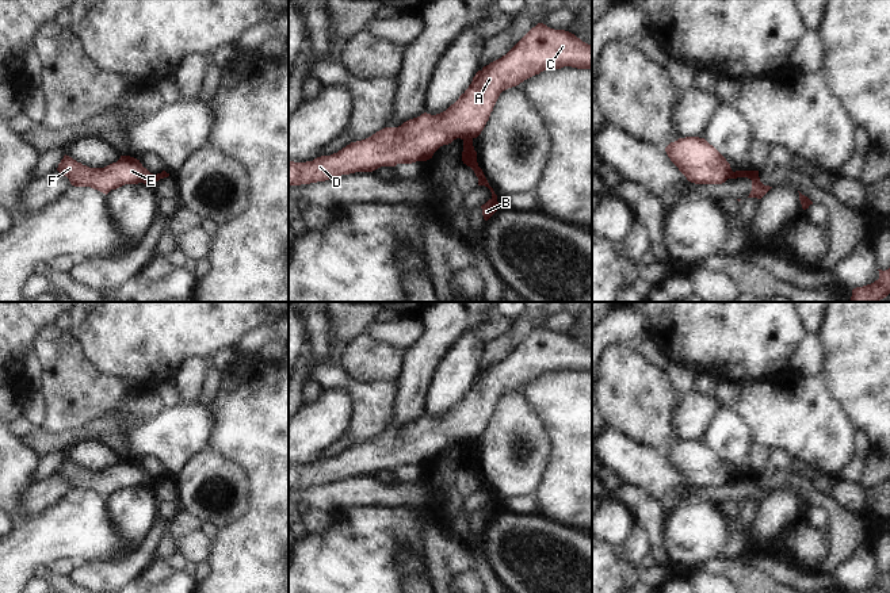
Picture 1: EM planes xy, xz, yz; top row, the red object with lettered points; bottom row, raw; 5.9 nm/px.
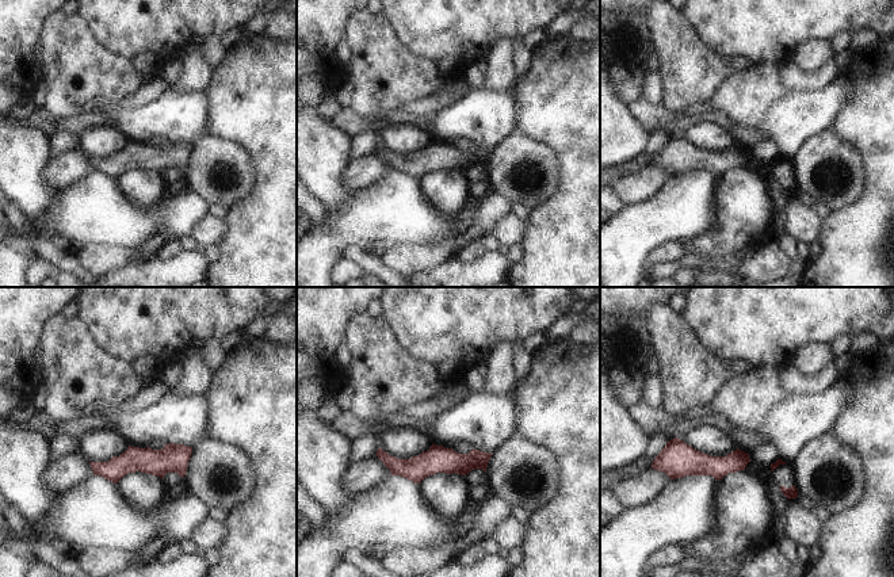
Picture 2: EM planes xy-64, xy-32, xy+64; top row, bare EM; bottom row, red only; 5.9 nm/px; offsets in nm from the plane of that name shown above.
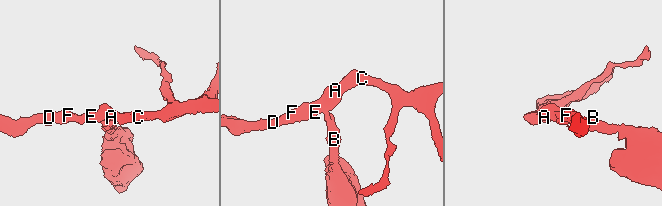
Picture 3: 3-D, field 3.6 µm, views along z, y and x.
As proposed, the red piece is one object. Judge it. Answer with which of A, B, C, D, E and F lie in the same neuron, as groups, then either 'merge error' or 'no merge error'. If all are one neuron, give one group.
A C D E F / B; merge error

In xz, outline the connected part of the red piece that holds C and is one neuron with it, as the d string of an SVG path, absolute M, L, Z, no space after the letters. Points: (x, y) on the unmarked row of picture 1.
M538 326L505 359L478 374L469 391L446 414L436 418L424 416L398 431L385 431L366 443L351 445L331 459L321 459L306 466L289 464L289 489L325 485L355 475L373 475L381 470L427 464L440 449L448 448L457 441L477 441L503 394L516 390L546 372L564 370L592 372L592 349L569 334L554 333Z

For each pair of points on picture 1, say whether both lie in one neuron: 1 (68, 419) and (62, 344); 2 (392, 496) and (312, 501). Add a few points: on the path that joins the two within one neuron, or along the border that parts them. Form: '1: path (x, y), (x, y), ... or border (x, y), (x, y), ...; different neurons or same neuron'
1: path (68, 400), (68, 375), (64, 363); same neuron
2: path (371, 496), (332, 497); same neuron

